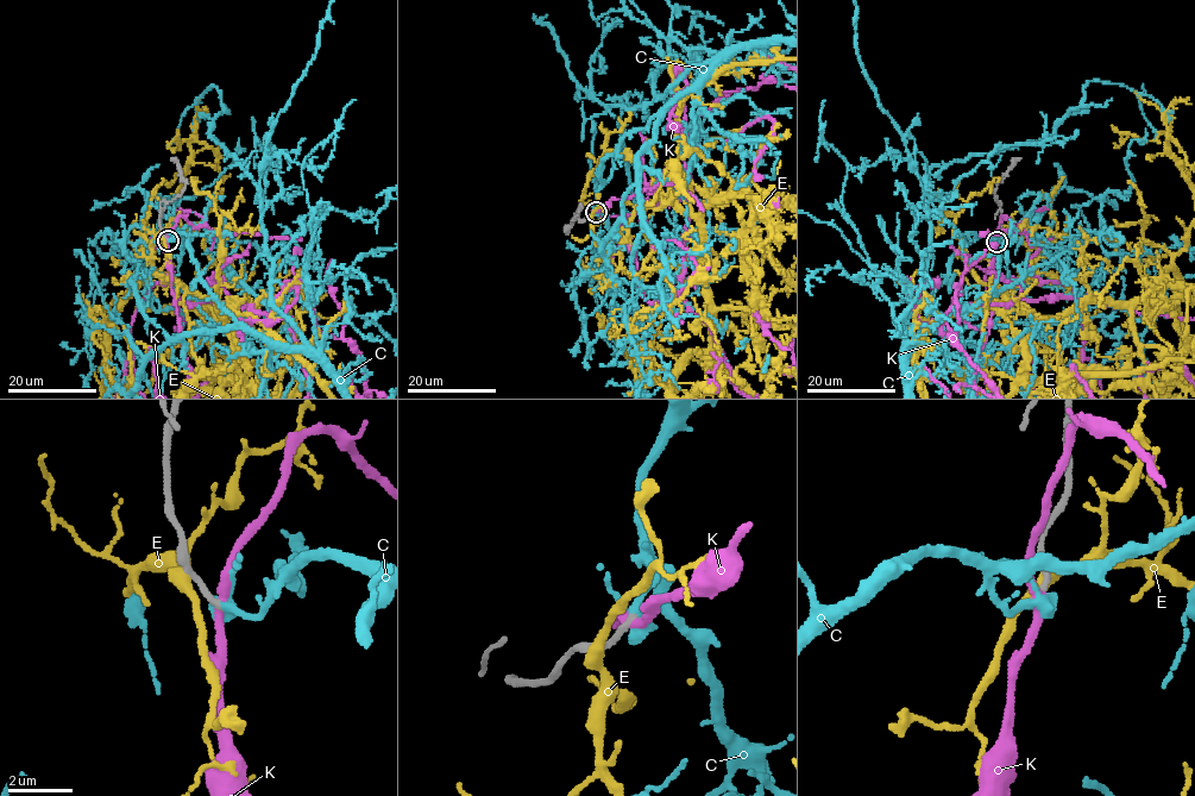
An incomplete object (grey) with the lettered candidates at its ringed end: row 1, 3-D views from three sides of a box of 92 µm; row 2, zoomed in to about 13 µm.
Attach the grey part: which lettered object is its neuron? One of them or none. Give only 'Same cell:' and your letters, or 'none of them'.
Same cell: C

